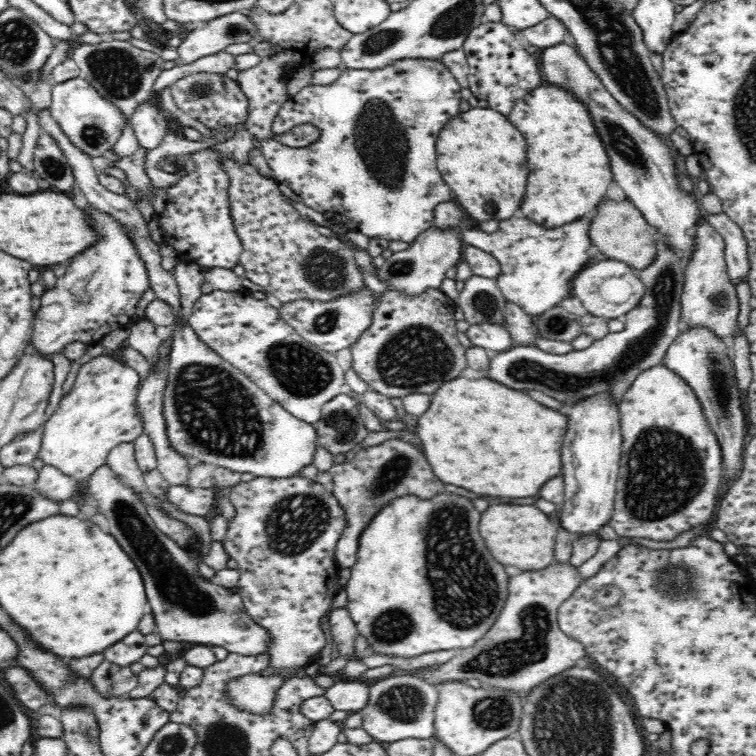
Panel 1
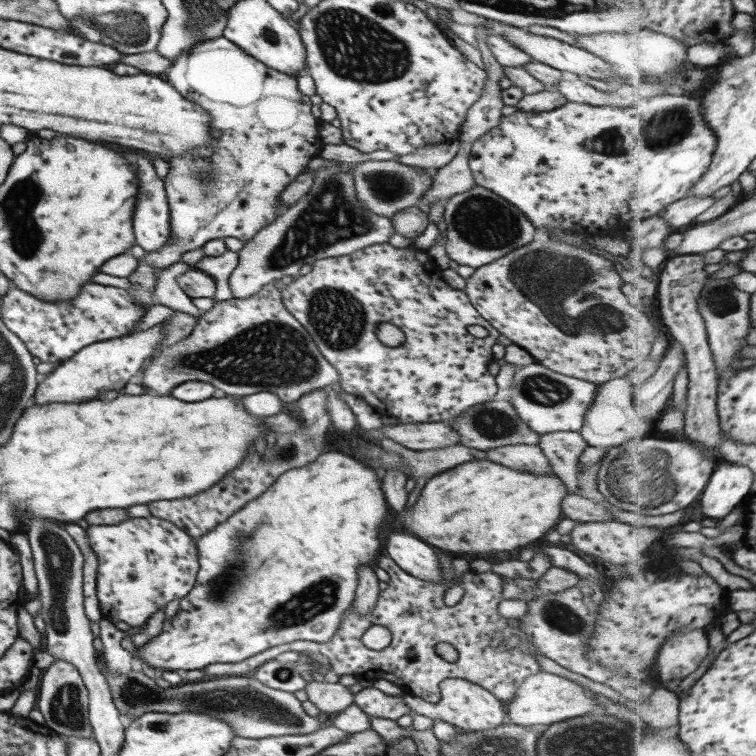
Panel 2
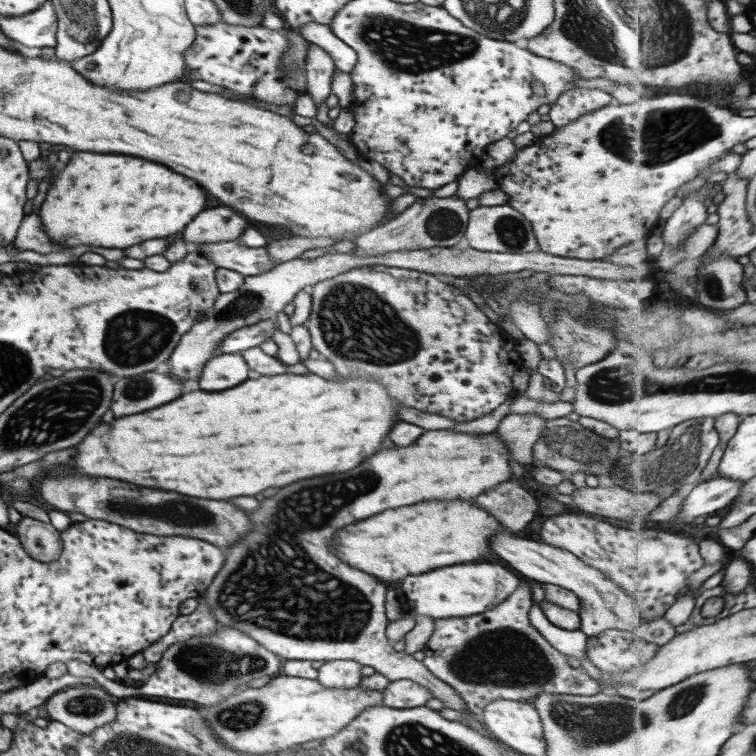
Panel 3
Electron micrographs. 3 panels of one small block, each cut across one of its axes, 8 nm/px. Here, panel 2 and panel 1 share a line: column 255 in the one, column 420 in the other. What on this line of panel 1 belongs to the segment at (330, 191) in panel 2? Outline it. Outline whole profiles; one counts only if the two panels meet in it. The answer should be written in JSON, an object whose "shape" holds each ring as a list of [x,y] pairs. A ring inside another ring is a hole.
{"shape":[[[428,228],[422,232],[408,248],[385,258],[382,266],[377,270],[377,278],[385,282],[388,288],[397,290],[406,296],[416,296],[428,289],[438,289],[442,280],[446,279],[446,272],[452,266],[457,266],[461,260],[463,248],[461,228],[444,230],[443,228]]]}

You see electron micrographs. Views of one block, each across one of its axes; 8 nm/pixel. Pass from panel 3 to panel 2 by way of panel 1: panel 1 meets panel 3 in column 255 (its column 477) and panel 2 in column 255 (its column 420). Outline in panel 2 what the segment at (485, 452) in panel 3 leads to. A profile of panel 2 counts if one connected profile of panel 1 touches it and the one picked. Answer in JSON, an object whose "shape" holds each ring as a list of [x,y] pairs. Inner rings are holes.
{"shape":[[[330,451],[317,456],[312,463],[302,468],[293,468],[284,472],[266,493],[250,500],[242,510],[238,510],[234,516],[230,516],[230,522],[226,519],[224,524],[217,524],[216,528],[208,532],[197,542],[199,556],[199,572],[195,580],[194,588],[180,600],[180,610],[177,614],[163,622],[162,632],[149,640],[143,648],[139,648],[133,654],[139,656],[155,668],[163,670],[175,670],[184,673],[188,670],[198,670],[208,665],[221,663],[242,662],[250,656],[254,656],[263,650],[273,646],[294,642],[324,643],[330,640],[339,629],[344,613],[349,613],[351,604],[355,599],[355,590],[358,586],[358,569],[361,566],[375,566],[380,555],[382,540],[378,538],[384,528],[384,520],[388,517],[388,506],[384,490],[382,490],[383,474],[374,468],[369,468],[366,463],[358,461],[354,456],[339,451]]]}

